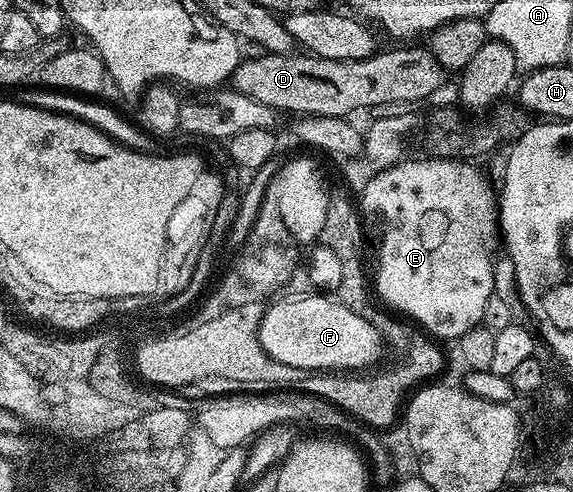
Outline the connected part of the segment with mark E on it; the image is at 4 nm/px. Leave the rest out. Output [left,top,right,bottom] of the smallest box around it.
[360,159,500,343]

